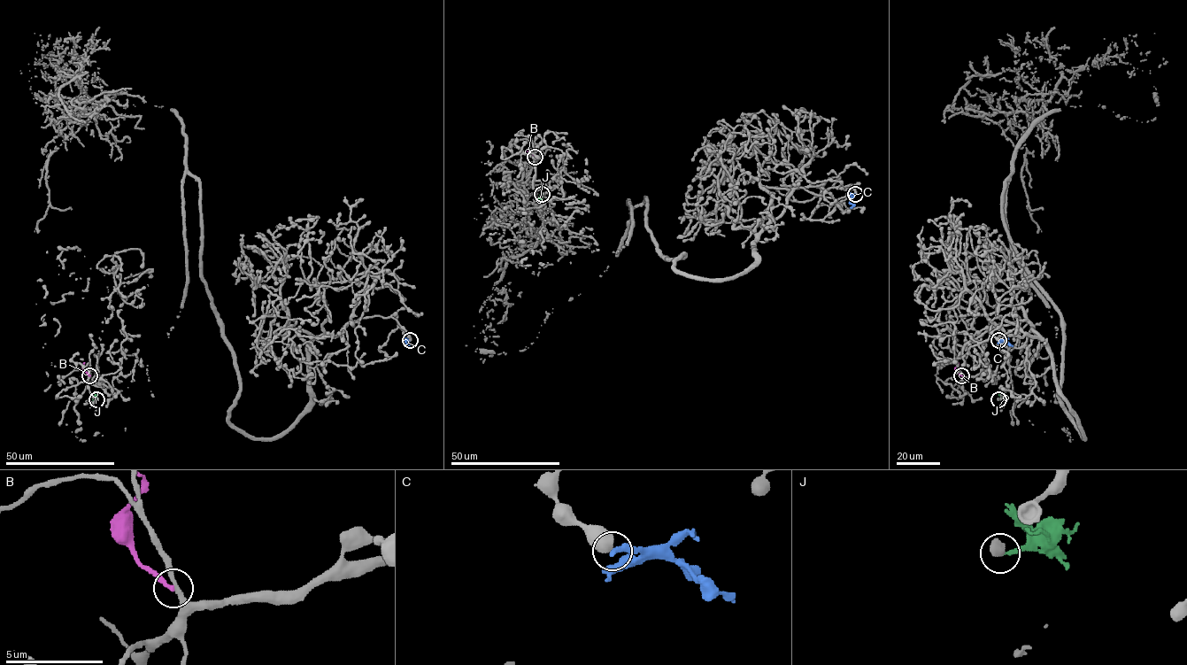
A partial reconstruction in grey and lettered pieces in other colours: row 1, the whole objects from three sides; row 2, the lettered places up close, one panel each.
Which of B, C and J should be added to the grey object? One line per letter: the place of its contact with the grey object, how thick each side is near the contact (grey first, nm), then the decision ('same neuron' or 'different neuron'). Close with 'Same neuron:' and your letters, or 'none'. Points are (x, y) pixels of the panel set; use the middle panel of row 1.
B: meets grey at (535, 157); 240 nm thick on the grey side, 240 nm on the other; different neuron
C: meets grey at (855, 194); 600 nm thick on the grey side, 320 nm on the other; different neuron
J: meets grey at (542, 194); 500 nm thick on the grey side, 180 nm on the other; different neuron
Same neuron: none

